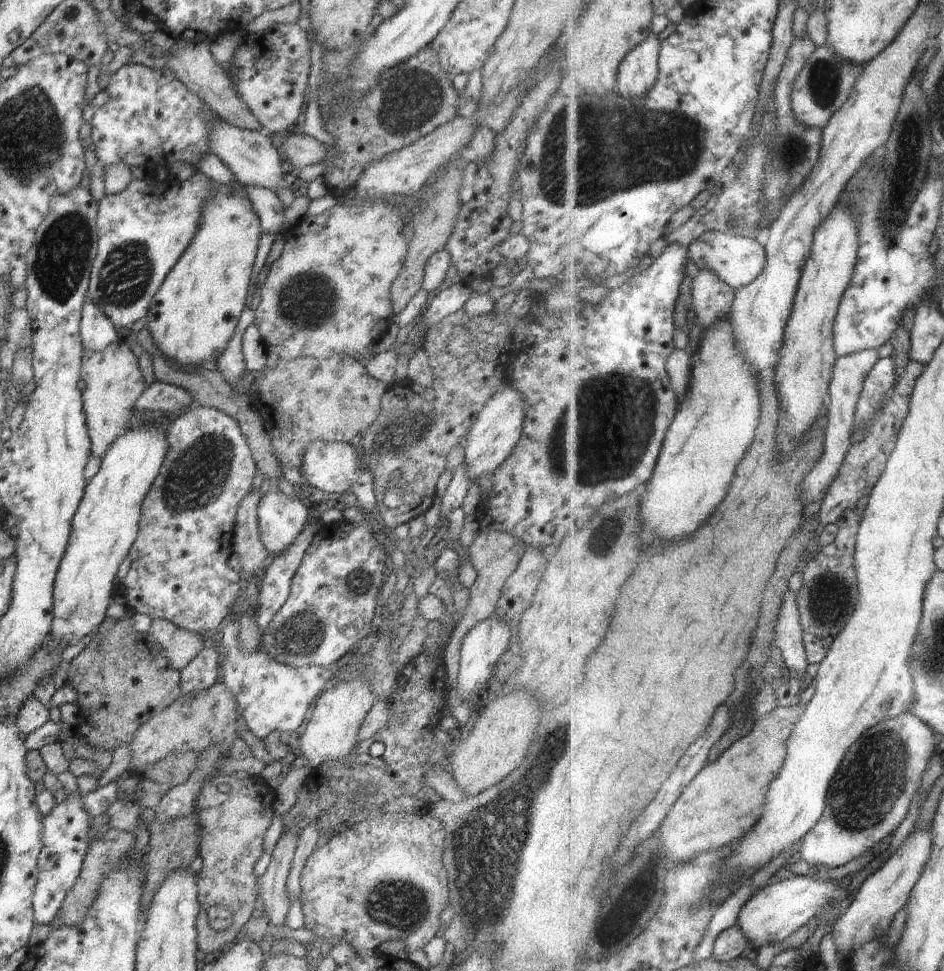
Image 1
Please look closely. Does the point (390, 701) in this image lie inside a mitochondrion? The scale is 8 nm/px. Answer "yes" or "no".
no

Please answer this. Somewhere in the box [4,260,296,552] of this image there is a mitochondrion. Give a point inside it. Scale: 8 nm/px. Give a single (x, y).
(195, 478)

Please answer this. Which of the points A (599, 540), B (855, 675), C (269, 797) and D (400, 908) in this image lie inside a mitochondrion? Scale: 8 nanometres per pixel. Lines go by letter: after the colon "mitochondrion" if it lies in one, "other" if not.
A: mitochondrion
B: other
C: other
D: mitochondrion

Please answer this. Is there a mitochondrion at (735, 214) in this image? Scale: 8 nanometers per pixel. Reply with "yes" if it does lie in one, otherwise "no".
yes

